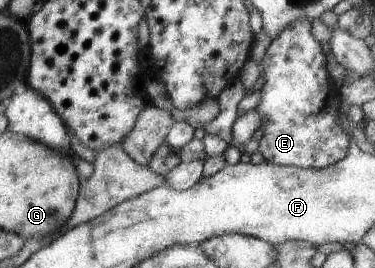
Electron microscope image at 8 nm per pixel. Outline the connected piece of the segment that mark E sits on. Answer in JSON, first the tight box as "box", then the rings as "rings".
{"box":[254,18,350,169],"rings":[[[298,18],[286,24],[270,41],[259,63],[264,84],[254,119],[262,128],[257,150],[268,164],[321,169],[344,158],[350,148],[349,136],[336,122],[342,106],[338,87],[330,84],[326,55],[310,34],[310,23]]]}

